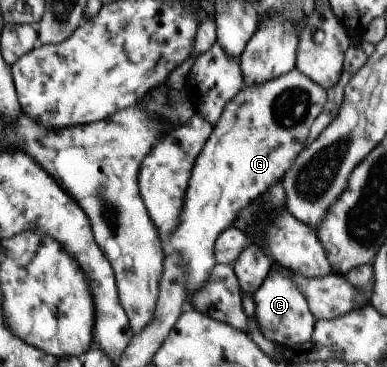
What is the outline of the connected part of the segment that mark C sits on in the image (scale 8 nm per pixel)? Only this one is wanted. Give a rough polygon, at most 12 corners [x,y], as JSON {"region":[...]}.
{"region":[[272,261],[253,293],[260,334],[290,347],[310,340],[306,298]]}

